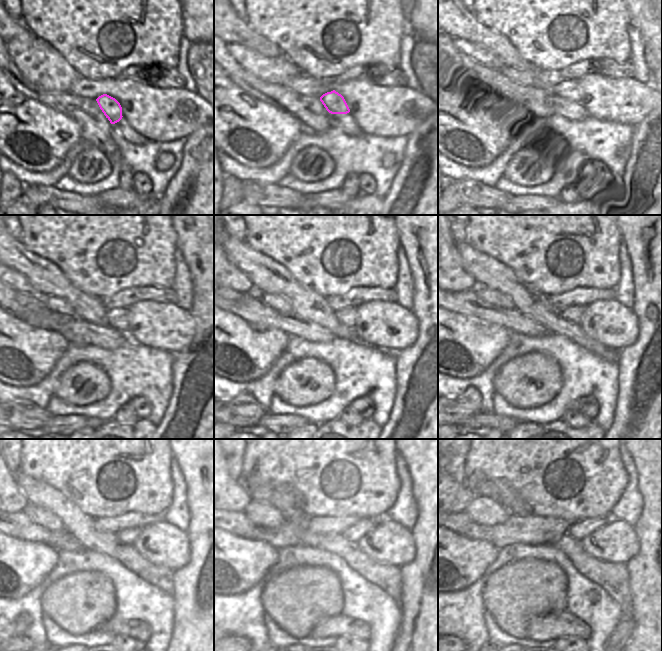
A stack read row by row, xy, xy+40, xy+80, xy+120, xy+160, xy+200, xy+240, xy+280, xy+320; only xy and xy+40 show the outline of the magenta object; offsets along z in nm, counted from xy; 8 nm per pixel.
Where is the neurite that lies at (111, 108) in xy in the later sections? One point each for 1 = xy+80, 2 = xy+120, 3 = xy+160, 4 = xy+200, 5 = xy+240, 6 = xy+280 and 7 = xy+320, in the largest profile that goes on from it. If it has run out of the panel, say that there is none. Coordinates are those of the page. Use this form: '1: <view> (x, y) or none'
1: xy+80 (565, 93)
2: xy+120 (119, 318)
3: xy+160 (347, 316)
4: xy+200 (574, 314)
5: xy+240 (128, 535)
6: xy+280 (363, 525)
7: xy+320 (578, 530)

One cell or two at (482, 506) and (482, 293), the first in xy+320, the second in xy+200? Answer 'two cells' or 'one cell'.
one cell

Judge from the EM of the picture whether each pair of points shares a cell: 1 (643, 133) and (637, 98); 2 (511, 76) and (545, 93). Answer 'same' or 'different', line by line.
1: different
2: same

